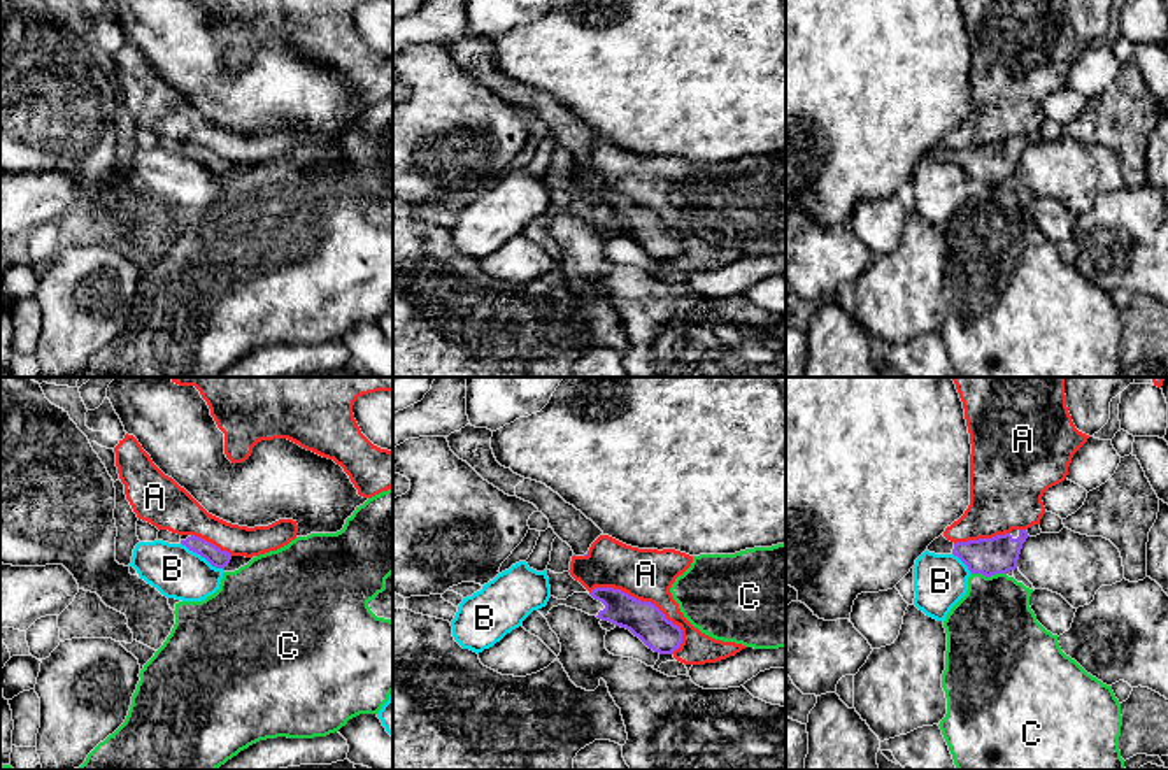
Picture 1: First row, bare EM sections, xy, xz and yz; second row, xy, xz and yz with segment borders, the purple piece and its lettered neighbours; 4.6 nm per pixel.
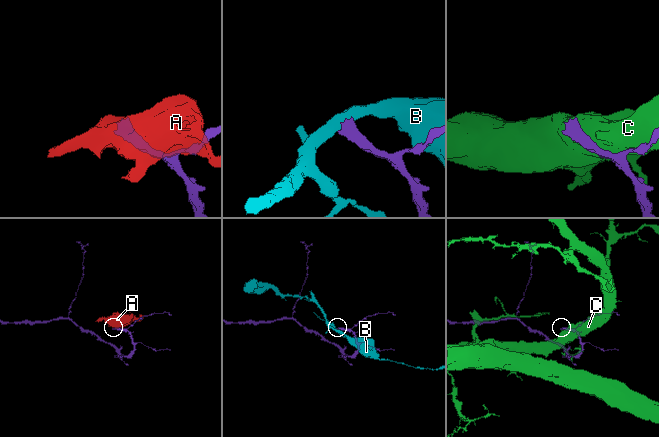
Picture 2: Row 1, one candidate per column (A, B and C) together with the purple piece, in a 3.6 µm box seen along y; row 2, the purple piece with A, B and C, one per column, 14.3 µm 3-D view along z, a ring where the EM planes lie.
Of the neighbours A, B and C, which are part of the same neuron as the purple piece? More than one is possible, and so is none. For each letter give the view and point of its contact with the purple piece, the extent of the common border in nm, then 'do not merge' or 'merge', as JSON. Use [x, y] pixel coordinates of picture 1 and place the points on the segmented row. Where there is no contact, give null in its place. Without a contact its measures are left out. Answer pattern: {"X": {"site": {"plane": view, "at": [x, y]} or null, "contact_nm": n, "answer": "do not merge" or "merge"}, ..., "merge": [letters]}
{"A": {"site": {"plane": "xz", "at": [644, 602]}, "contact_nm": 500, "answer": "do not merge"}, "B": {"site": {"plane": "xy", "at": [202, 556]}, "contact_nm": 240, "answer": "do not merge"}, "C": {"site": {"plane": "yz", "at": [988, 576]}, "contact_nm": 170, "answer": "do not merge"}, "merge": []}

